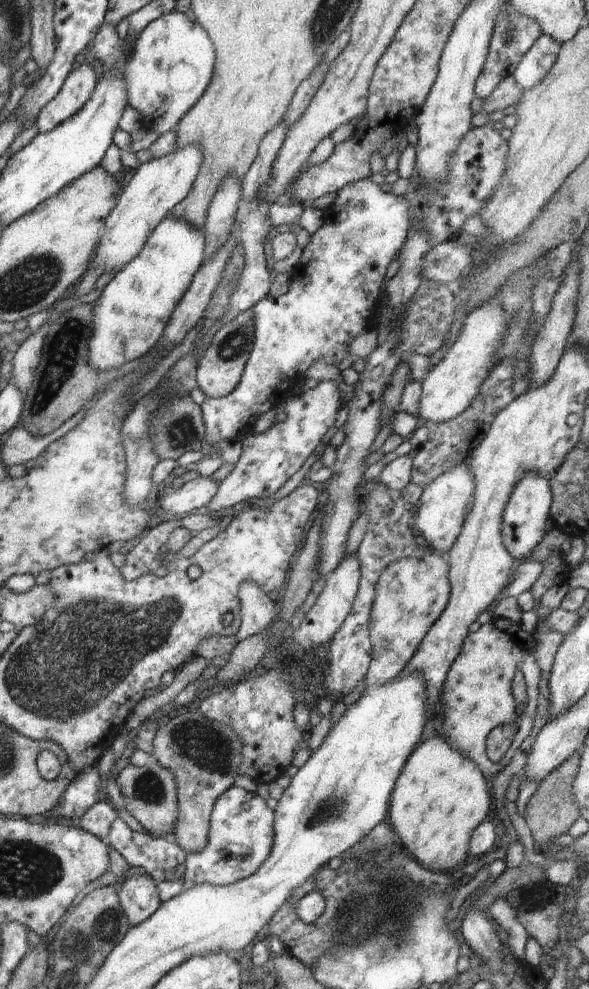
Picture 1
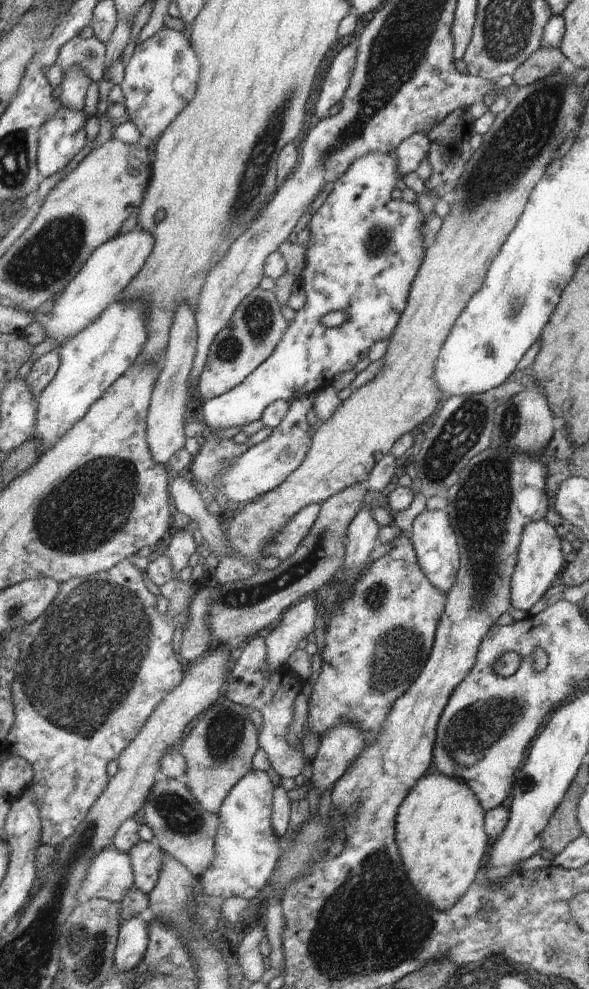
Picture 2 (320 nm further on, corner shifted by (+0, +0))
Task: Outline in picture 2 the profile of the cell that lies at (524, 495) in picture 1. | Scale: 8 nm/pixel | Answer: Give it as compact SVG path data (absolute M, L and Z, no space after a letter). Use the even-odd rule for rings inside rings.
M532 521L524 527L518 547L517 563L511 578L511 606L529 610L544 596L564 567L565 556L560 547L561 537L548 521Z

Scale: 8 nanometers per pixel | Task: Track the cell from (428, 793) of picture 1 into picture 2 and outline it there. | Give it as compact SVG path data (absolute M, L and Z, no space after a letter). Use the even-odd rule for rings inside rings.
M431 770L411 788L399 806L395 821L396 844L407 877L416 892L436 910L452 908L476 880L477 872L484 868L490 850L490 837L484 828L485 812L478 799L464 783Z

